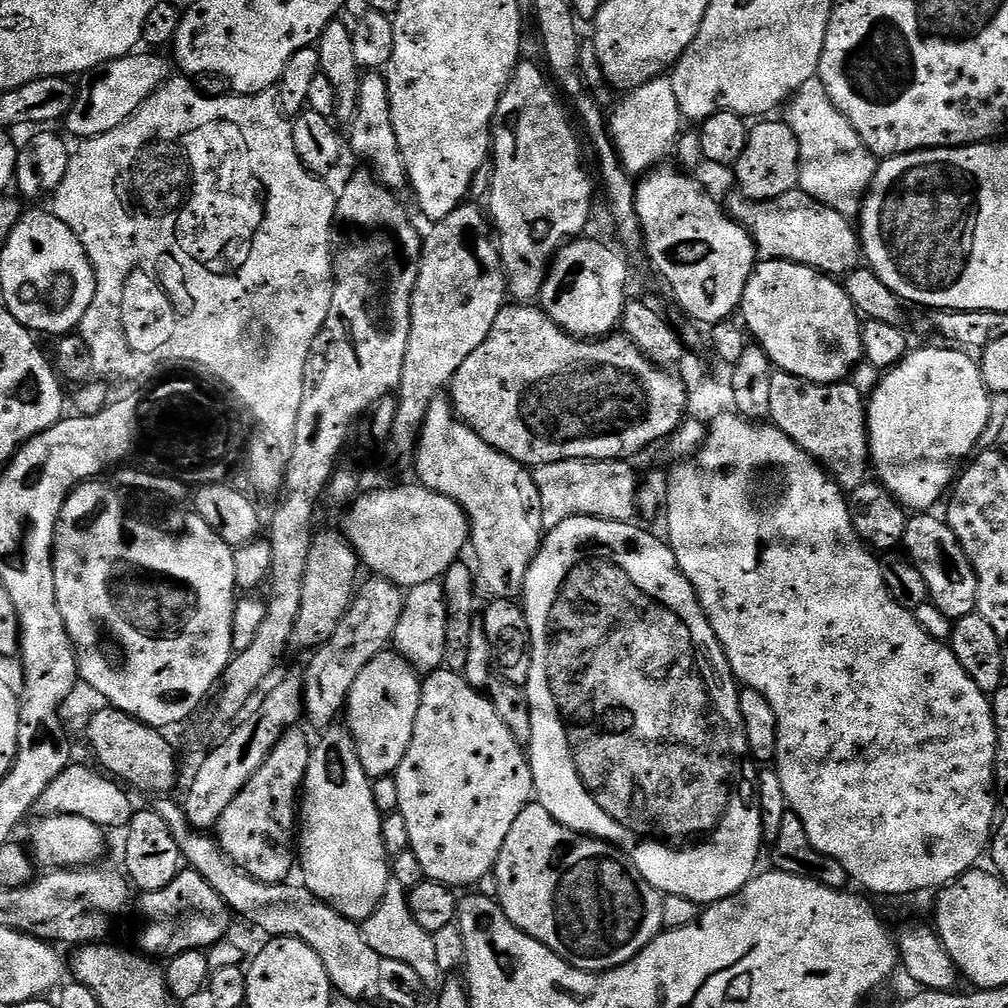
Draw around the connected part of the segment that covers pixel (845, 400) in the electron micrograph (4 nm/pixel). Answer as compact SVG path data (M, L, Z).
M773 371L770 378L770 414L768 420L786 438L790 438L802 451L810 454L821 468L840 485L845 493L852 493L870 476L870 453L868 451L868 414L866 400L851 382L839 384L815 384L798 378L789 372Z

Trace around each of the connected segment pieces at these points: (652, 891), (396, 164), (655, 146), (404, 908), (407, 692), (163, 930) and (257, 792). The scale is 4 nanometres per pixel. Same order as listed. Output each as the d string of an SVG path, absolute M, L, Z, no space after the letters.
M538 802L525 806L522 814L518 814L518 819L514 821L514 826L510 826L510 834L506 834L506 842L502 842L502 854L498 854L494 874L498 878L496 900L504 912L504 919L508 920L513 928L522 930L530 938L534 938L545 950L558 954L560 959L568 963L569 968L577 968L586 974L608 974L615 969L631 965L632 961L661 935L664 928L664 896L642 878L642 874L632 865L631 860L607 840L597 840L594 836L585 836L562 826Z
M372 72L360 81L360 93L358 94L358 106L356 117L350 121L352 133L346 136L346 140L352 143L352 152L360 160L365 160L367 167L373 176L384 185L385 188L400 190L408 184L408 175L404 159L398 146L398 138L394 134L394 126L390 118L390 94L388 82L383 75Z
M667 75L658 76L631 89L625 96L628 97L610 112L610 131L622 166L629 176L640 178L667 161L664 159L675 150L680 140L680 127L685 127L686 121L680 112L678 98L674 98L674 86Z
M389 879L384 896L380 899L380 904L369 914L362 922L362 931L365 942L368 943L378 954L382 954L386 958L394 958L398 962L406 962L406 966L414 966L414 970L418 974L418 978L422 978L422 982L426 986L436 986L441 983L442 973L438 970L438 957L434 955L434 938L431 932L422 930L422 926L418 926L418 922L414 918L414 914L408 905L409 889L402 886L402 882Z
M395 650L379 652L370 662L366 662L362 674L354 681L348 695L346 705L347 727L356 740L356 749L360 755L366 774L373 778L392 776L402 766L402 758L406 758L406 750L410 750L410 738L414 738L414 722L418 718L420 705L420 686L422 680L406 658Z
M182 870L160 893L160 900L142 904L142 914L148 925L140 932L139 951L149 958L171 958L187 952L209 950L229 935L228 927L234 913L202 874Z
M300 730L285 731L258 774L226 806L215 826L221 850L248 876L262 883L282 884L298 860L298 801L302 796L313 745Z

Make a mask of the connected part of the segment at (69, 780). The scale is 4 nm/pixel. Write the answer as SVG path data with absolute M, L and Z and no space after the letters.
M70 764L53 782L51 782L36 802L35 813L39 817L45 816L78 816L87 818L100 828L125 829L132 815L136 811L135 805L126 791L117 781L88 766L76 766Z

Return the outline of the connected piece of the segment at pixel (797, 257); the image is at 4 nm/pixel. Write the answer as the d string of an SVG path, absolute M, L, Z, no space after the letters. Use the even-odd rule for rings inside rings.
M805 192L782 194L776 200L745 200L733 194L726 200L726 211L752 236L761 257L788 260L791 264L804 264L816 272L833 278L847 277L862 264L862 241L849 217L838 214L825 204L819 204Z

